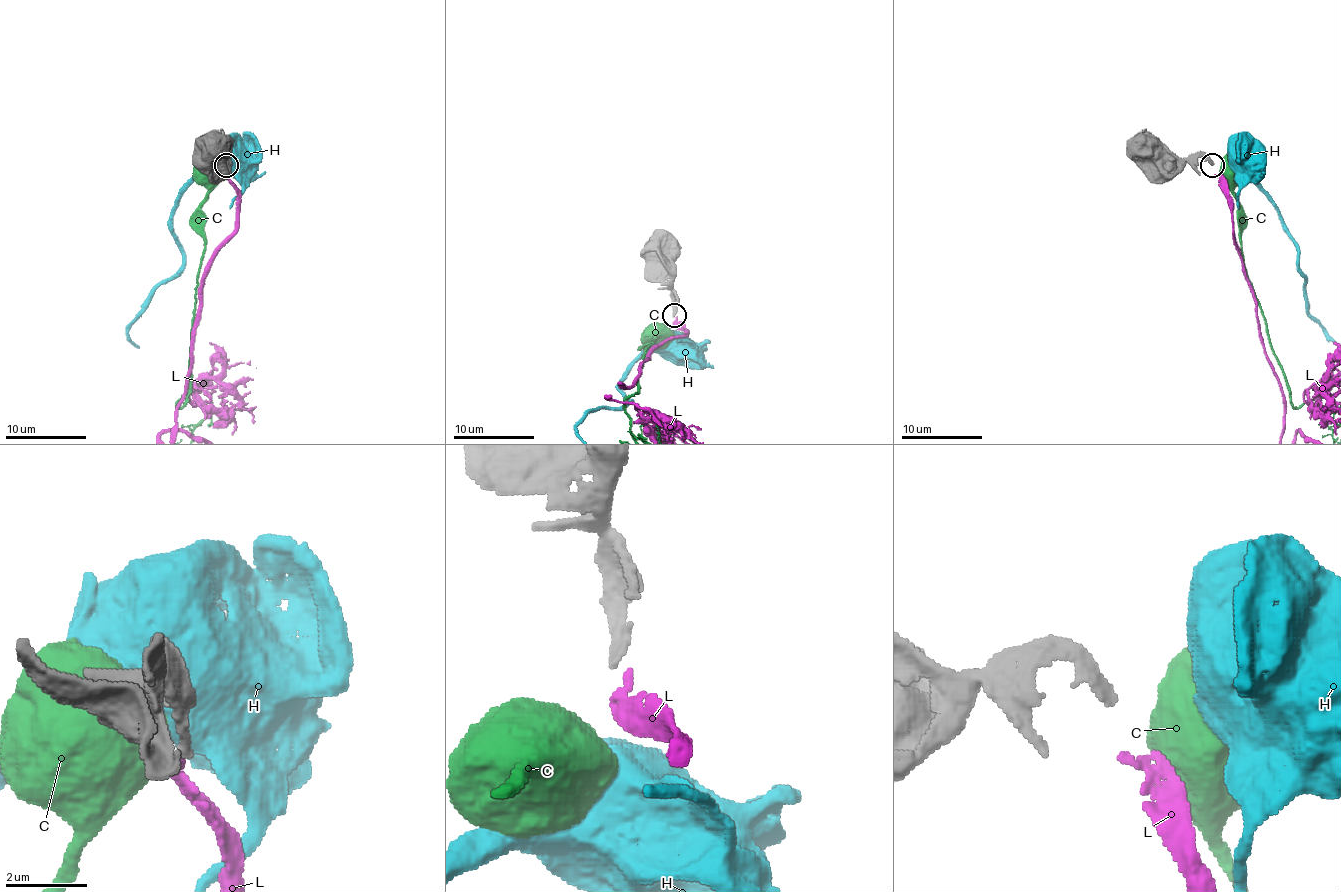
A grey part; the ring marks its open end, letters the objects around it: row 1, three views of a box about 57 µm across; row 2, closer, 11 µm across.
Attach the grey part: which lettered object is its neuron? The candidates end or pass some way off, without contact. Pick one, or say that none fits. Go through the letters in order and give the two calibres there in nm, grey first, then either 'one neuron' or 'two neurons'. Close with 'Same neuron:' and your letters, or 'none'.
C: 240/950 nm | two neurons
H: 240/900 nm | two neurons
L: 240/190 nm | one neuron
Same neuron: L

